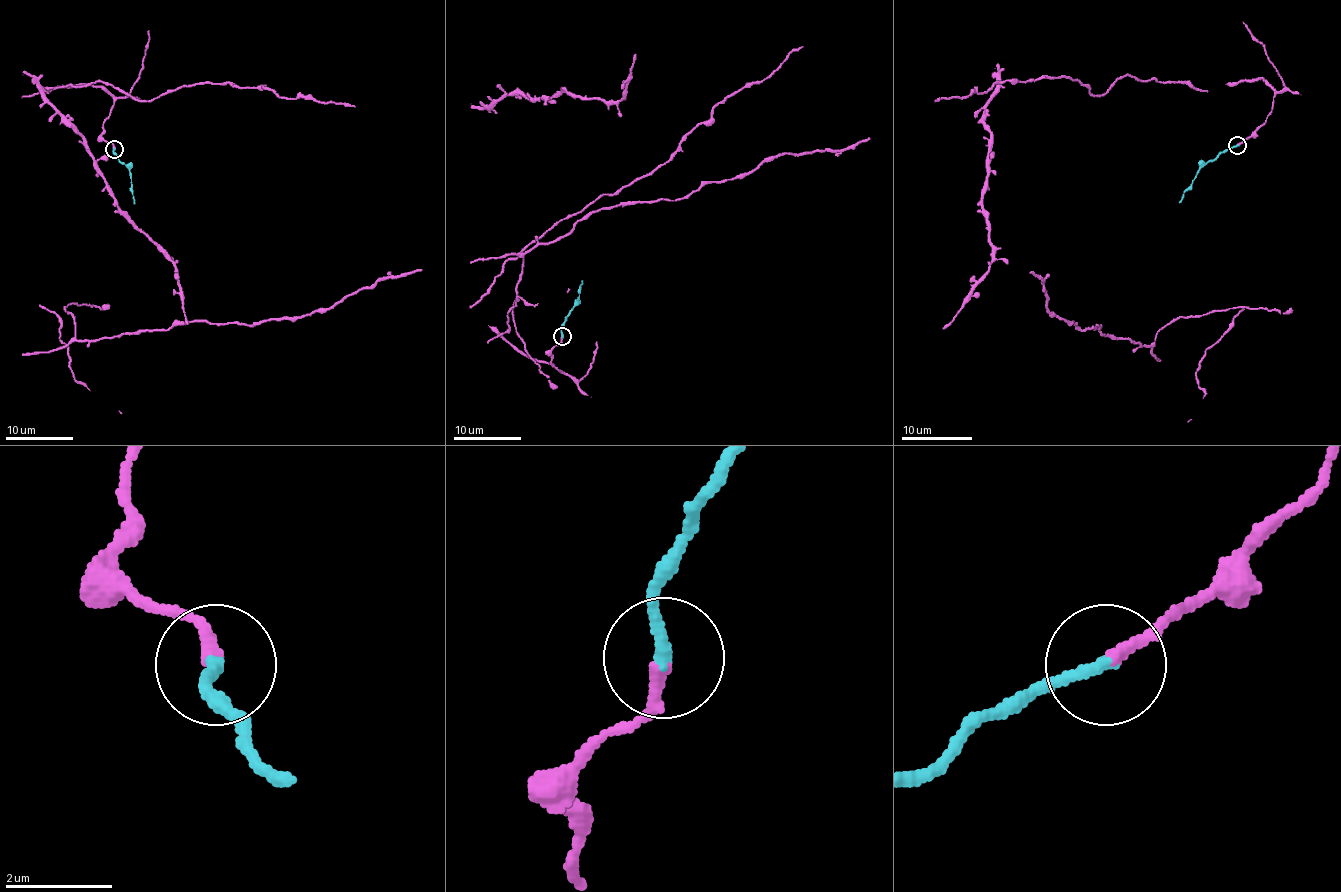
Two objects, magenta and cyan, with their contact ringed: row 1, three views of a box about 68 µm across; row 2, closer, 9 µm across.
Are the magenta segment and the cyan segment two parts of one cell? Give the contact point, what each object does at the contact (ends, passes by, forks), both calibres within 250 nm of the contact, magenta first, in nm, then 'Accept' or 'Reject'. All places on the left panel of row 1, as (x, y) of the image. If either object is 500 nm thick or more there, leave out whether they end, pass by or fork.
Place: (114, 149). At the ring magenta ends. At the ring cyan ends. Thickness 260 nm (magenta) against 240 nm. Accept

